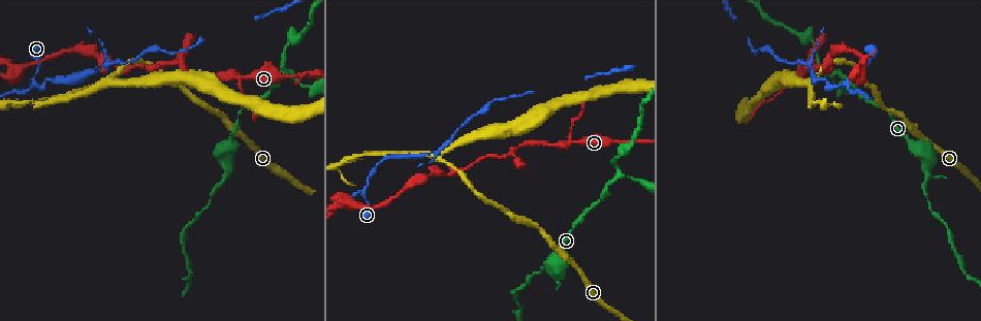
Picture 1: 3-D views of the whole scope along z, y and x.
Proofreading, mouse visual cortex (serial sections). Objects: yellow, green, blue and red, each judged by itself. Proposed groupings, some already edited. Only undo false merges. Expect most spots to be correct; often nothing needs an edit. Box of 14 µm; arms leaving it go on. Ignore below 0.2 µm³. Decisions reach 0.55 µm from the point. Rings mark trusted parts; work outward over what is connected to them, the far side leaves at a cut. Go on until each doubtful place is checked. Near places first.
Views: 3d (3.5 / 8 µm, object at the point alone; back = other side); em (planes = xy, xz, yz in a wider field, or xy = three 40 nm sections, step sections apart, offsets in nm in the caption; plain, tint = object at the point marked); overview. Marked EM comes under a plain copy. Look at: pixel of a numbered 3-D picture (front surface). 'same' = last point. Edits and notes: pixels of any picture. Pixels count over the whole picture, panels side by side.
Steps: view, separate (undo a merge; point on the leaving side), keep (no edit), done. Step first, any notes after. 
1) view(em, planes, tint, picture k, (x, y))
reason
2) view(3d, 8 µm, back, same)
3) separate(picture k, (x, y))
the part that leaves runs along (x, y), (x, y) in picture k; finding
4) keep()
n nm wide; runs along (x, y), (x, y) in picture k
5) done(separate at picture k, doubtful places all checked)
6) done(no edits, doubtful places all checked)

view(3d, 8 µm, picture 1, (289, 72))
three arms meet

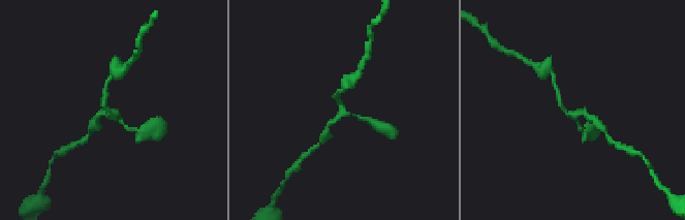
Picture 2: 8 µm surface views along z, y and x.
view(em, xy, step 5, tint, picture 2, (345, 114))

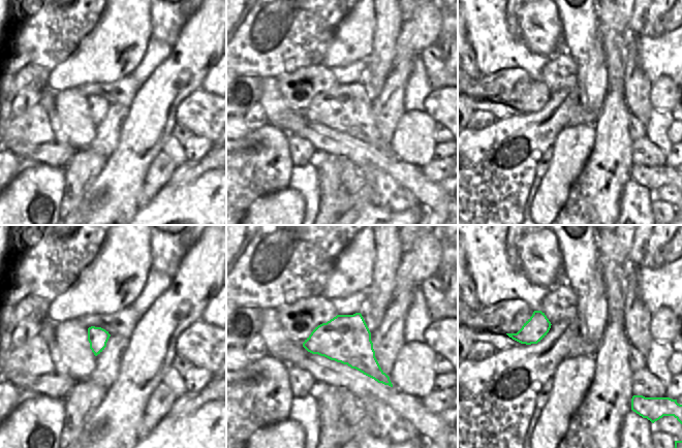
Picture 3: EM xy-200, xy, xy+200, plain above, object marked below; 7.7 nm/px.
keep()
arms of 150, 200, 200 nm; runs along (596, 121), (567, 114), (558, 94) in picture 2; all the same cell

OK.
view(3d, 3.5 µm, picture 1, (846, 82))

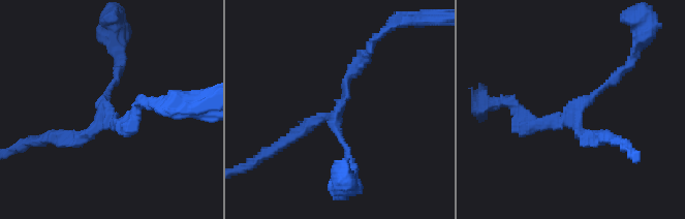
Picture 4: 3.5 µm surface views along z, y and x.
view(em, xy, step 2, tint, picture 4, (334, 116))
shape alone is not enough

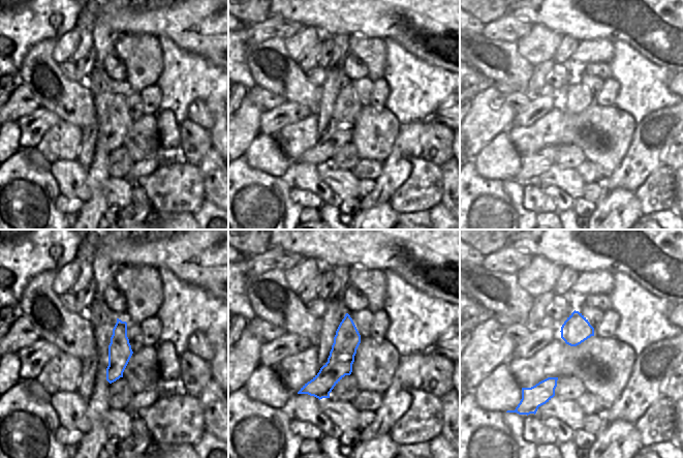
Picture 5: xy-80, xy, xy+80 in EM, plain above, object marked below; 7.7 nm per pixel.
keep()
200 nm wide; runs along (623, 68), (565, 119), (520, 119) in picture 4; continuous, no second cell

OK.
view(3d, 3.5 µm, picture 1, (110, 81))
three arms meet

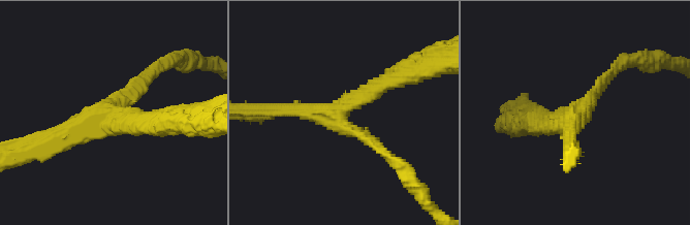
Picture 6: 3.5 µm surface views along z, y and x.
view(em, xy, step 5, tint, picture 6, (105, 117))
3 arms; arms of 150, 200, 250 nm

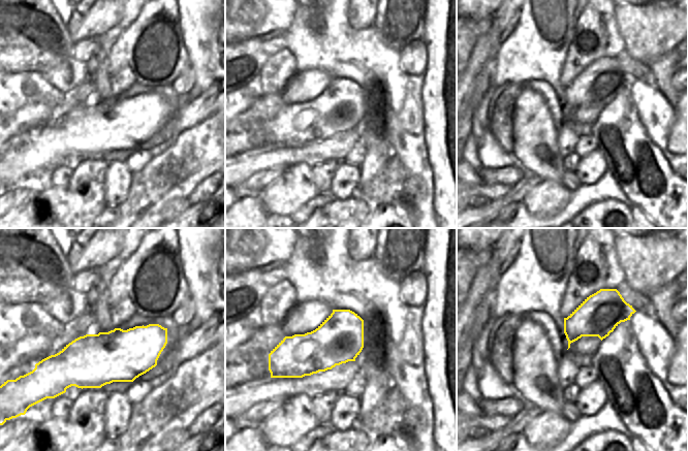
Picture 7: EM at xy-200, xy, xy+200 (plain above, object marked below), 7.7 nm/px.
view(em, planes, tint, same)
another direction

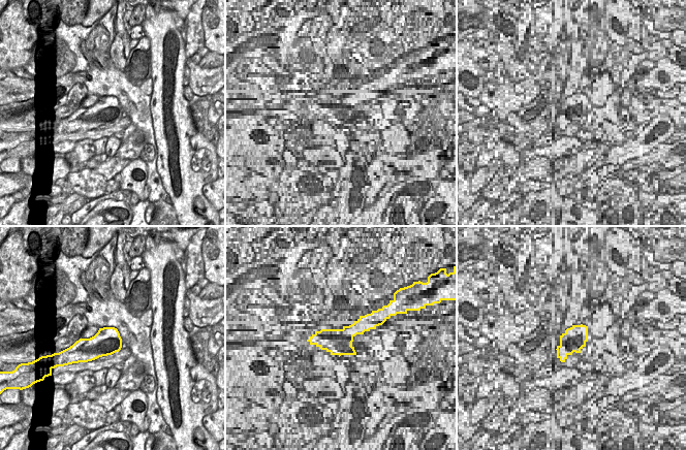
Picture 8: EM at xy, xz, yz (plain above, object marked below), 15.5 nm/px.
keep()
runs along (609, 77), (569, 122), (538, 125) in picture 6; one cell here

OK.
done(no edits, doubtful places all checked)

